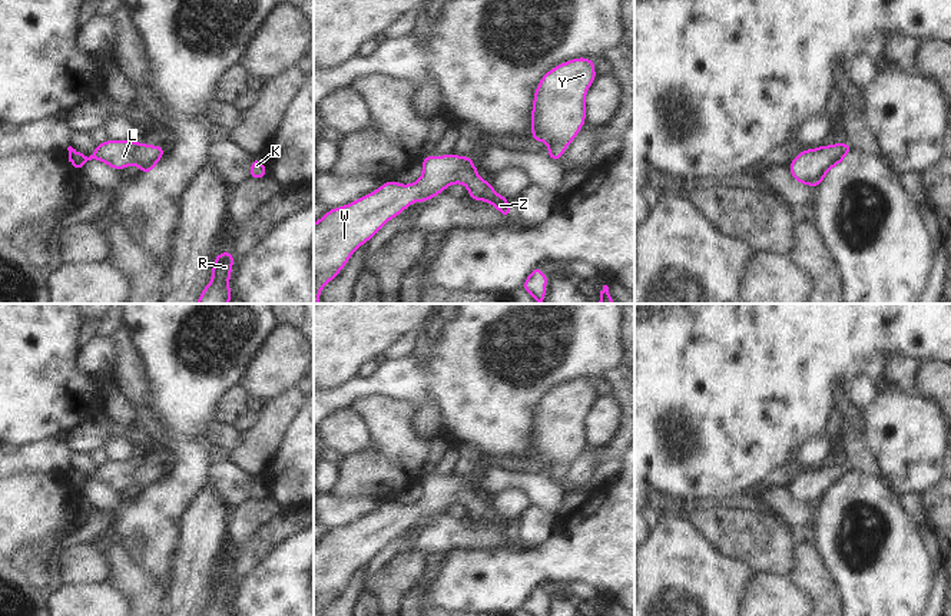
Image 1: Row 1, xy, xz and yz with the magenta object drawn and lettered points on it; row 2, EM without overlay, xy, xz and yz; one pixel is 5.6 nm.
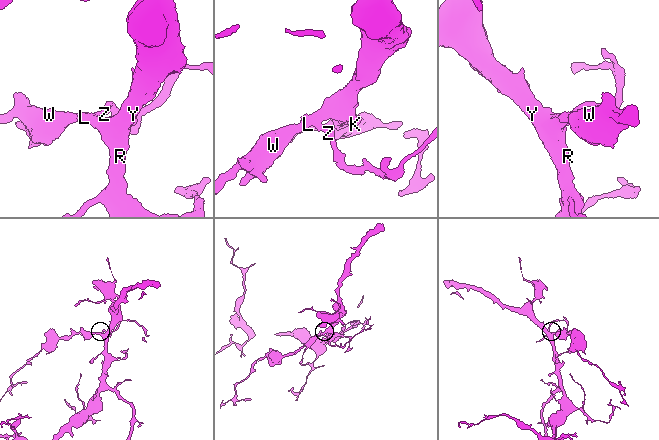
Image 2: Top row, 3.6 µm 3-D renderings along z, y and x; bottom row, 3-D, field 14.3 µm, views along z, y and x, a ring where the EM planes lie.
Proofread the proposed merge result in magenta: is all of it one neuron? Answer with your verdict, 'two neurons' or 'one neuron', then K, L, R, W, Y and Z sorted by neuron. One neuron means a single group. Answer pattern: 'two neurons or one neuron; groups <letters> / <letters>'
one neuron; groups K L R W Y Z

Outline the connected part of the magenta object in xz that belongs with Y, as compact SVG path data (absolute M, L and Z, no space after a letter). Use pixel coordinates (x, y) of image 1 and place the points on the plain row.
M574 378L550 390L537 404L531 427L531 461L546 463L546 476L554 483L561 480L586 446L586 414L597 400L594 384L596 381L589 378Z

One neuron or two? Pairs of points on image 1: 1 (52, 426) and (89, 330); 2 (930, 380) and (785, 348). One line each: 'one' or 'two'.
1: two
2: two

